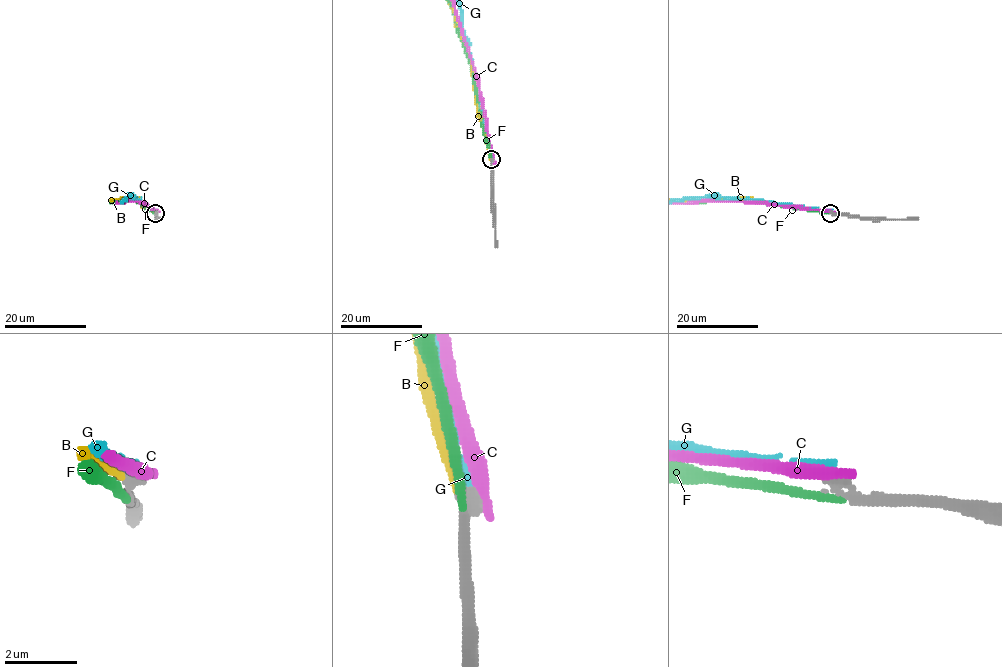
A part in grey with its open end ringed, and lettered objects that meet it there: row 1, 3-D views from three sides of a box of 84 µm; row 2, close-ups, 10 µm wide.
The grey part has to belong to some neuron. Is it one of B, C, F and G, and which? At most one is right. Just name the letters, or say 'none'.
F

